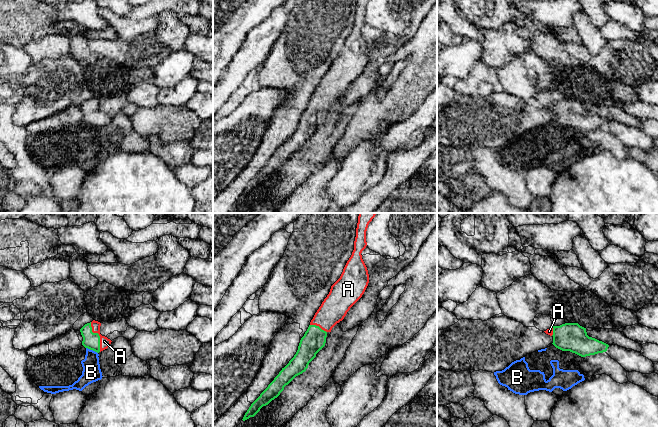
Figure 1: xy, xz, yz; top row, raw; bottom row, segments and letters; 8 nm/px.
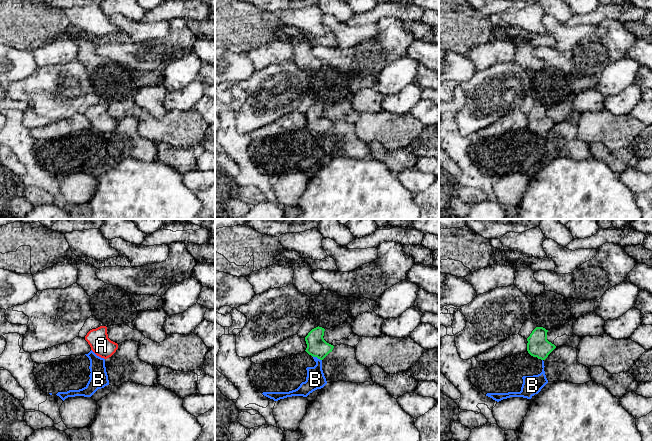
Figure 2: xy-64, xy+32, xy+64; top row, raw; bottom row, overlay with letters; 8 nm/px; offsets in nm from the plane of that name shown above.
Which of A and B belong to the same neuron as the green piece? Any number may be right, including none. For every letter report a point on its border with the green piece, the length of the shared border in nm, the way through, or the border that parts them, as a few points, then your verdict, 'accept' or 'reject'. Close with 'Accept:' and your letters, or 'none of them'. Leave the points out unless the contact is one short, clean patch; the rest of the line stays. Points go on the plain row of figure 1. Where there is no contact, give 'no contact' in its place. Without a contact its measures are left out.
A: meets green in xy at (98, 111); contact 260 nm long; runs through xy (91, 116), (98, 111), (104, 117); accept
B: meets green in xy at (92, 125); contact 110 nm long; border along xy (86, 123), (97, 129); reject
Accept: A

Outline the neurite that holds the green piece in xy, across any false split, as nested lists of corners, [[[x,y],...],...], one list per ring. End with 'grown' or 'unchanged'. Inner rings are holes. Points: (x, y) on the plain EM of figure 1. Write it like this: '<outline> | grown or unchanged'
[[[93,96],[80,105],[83,113],[82,121],[97,129],[107,125],[112,118],[107,113],[100,110],[100,102],[100,98]]] | grown

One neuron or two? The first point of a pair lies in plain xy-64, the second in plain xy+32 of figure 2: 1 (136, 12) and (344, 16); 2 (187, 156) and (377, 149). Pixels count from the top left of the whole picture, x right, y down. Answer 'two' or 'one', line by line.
1: one
2: one

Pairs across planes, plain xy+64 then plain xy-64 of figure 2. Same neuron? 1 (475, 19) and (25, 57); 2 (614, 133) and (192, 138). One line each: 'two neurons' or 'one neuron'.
1: two neurons
2: one neuron

